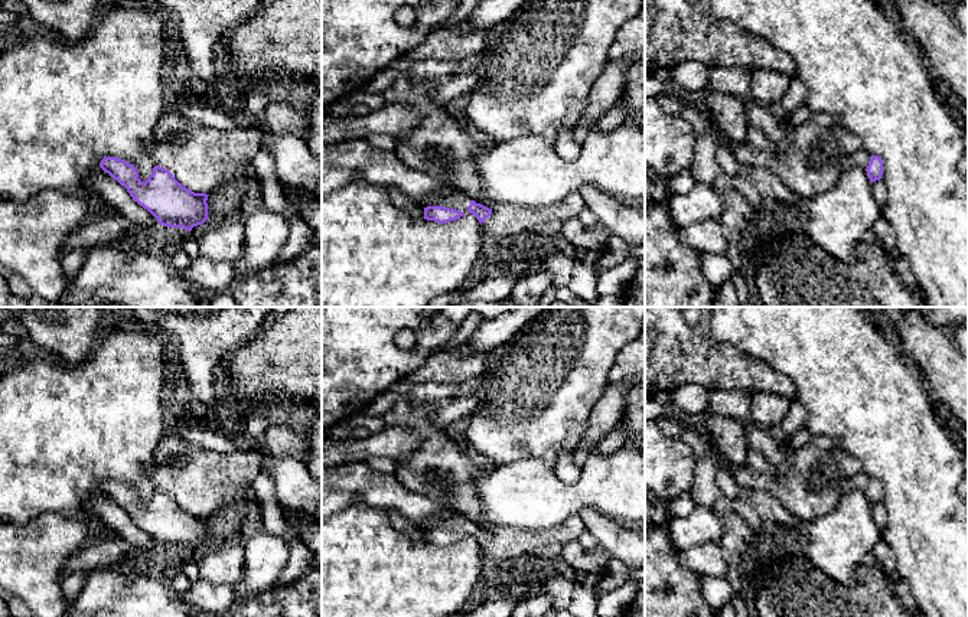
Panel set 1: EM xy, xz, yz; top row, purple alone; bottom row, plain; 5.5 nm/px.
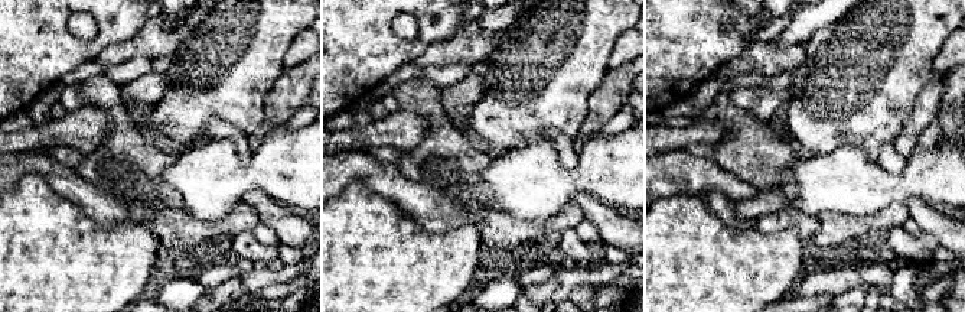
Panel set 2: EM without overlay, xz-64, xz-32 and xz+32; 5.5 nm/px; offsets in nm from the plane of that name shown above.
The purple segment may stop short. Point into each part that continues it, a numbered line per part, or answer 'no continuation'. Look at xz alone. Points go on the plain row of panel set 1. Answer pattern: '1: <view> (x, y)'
1: xz (453, 524)

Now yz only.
1: yz (860, 482)

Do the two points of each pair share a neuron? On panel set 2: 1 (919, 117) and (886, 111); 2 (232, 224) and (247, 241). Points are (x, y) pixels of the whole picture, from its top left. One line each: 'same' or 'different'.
1: different
2: different

